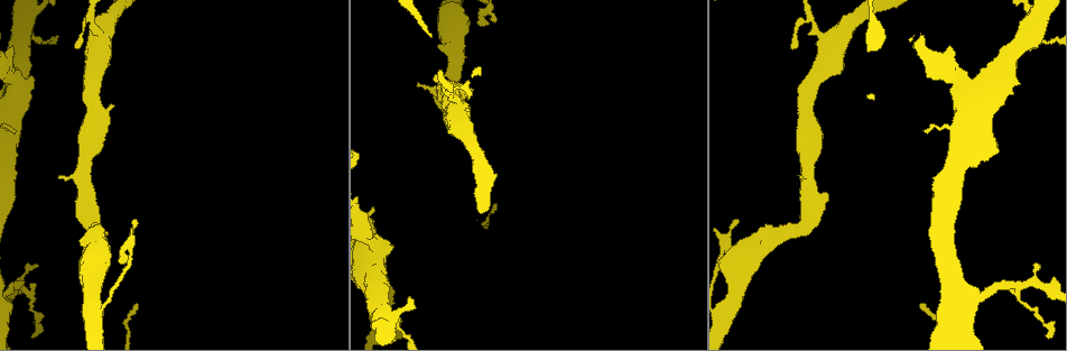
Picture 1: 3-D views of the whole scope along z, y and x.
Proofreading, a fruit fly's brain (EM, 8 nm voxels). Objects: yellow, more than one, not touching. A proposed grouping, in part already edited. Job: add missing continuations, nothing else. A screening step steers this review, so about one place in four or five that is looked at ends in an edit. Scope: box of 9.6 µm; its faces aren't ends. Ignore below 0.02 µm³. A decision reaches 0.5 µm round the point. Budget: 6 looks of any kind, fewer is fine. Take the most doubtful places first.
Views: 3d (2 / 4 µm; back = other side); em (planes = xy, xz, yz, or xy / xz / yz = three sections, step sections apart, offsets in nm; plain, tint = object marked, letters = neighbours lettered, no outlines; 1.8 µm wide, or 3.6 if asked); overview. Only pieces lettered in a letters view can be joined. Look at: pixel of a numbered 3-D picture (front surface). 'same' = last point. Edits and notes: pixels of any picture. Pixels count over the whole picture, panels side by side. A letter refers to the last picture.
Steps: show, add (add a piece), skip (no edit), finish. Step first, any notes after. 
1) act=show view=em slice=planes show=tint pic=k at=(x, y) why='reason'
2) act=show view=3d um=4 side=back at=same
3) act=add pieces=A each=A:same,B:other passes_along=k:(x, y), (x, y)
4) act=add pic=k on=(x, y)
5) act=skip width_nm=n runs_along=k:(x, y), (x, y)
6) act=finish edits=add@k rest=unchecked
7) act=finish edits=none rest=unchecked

act=show view=em slice=xy step=16 show=letters pic=1 at=(802, 176) why='free end'

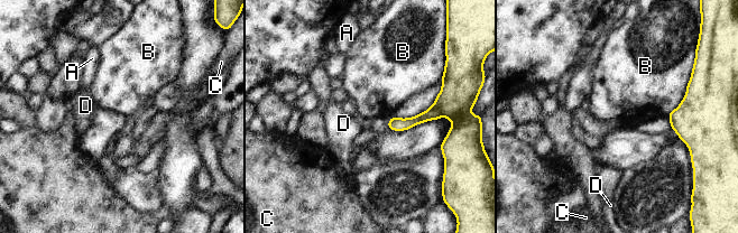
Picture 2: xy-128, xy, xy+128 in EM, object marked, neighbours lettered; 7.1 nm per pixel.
act=show view=em slice=planes show=letters at=same

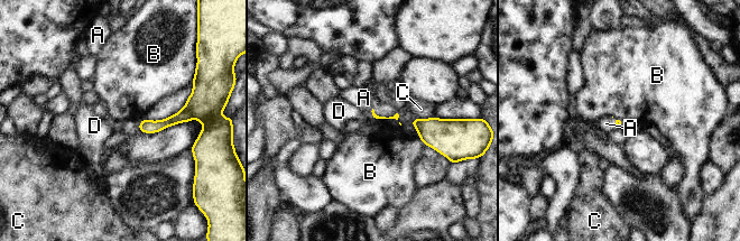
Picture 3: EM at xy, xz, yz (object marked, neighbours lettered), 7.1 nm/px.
act=add pieces=A each=A:same,B:other,C:other,D:other passes_along=3:(396, 116), (384, 117), (363, 98) found='it goes on there'

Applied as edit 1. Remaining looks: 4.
act=show view=overview why='redraw'

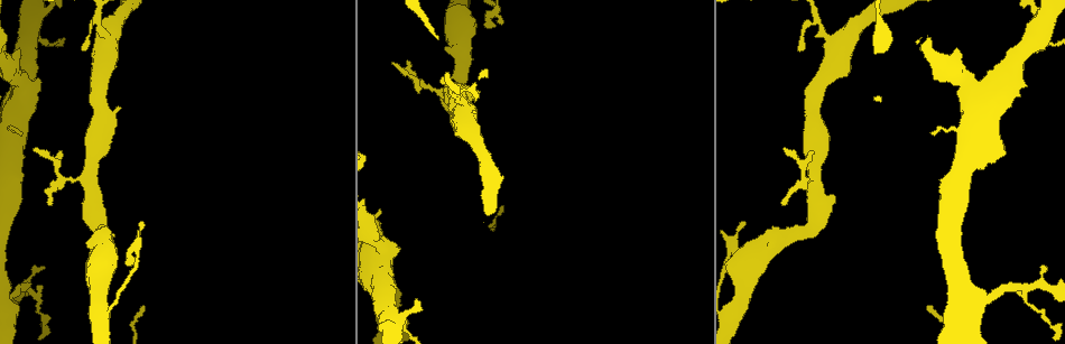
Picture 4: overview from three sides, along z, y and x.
act=show view=3d um=2 pic=4 at=(1045, 269) why='branch stops here'

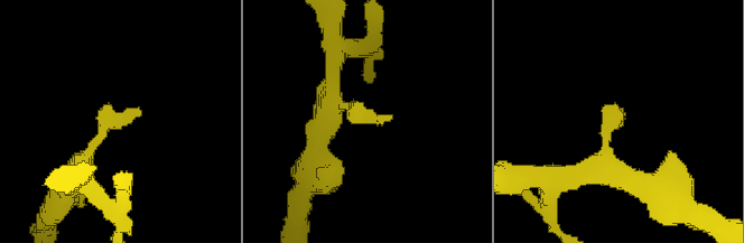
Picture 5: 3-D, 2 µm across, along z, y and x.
act=show view=em slice=planes show=letters pic=5 at=(392, 116) why='shape alone is not enough'

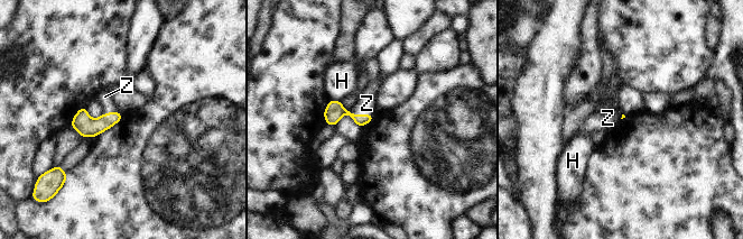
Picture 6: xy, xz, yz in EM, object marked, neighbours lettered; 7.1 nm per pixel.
act=add pieces=Z each=H:other,Z:same passes_along=6:(334, 111), (361, 115), (367, 103) found='the cell continues'

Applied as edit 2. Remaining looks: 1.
act=finish edits=add@3,add@6 rest=unchecked

